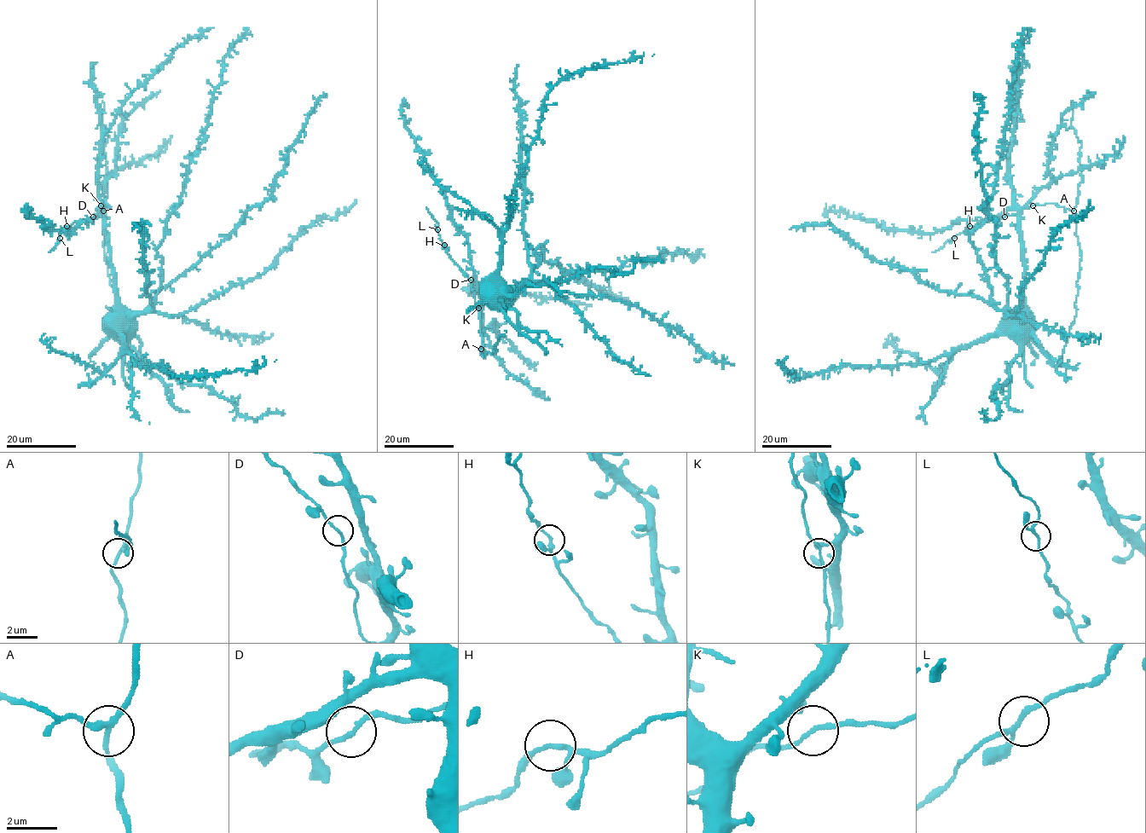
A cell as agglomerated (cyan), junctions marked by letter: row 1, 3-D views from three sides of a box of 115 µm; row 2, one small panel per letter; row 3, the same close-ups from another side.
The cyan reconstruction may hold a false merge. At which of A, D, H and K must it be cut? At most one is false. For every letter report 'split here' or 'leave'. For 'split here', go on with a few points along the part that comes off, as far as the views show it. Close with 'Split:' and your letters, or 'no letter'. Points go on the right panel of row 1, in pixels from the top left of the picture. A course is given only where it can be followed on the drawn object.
A: leave
D: leave
H: leave
K: leave
Split: no letter

